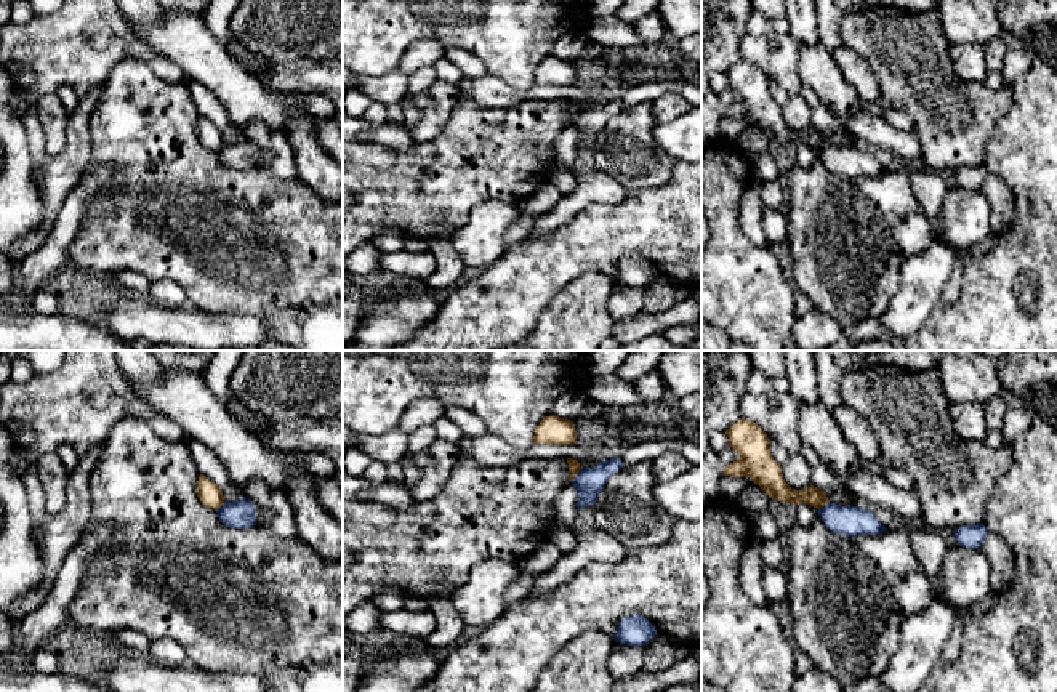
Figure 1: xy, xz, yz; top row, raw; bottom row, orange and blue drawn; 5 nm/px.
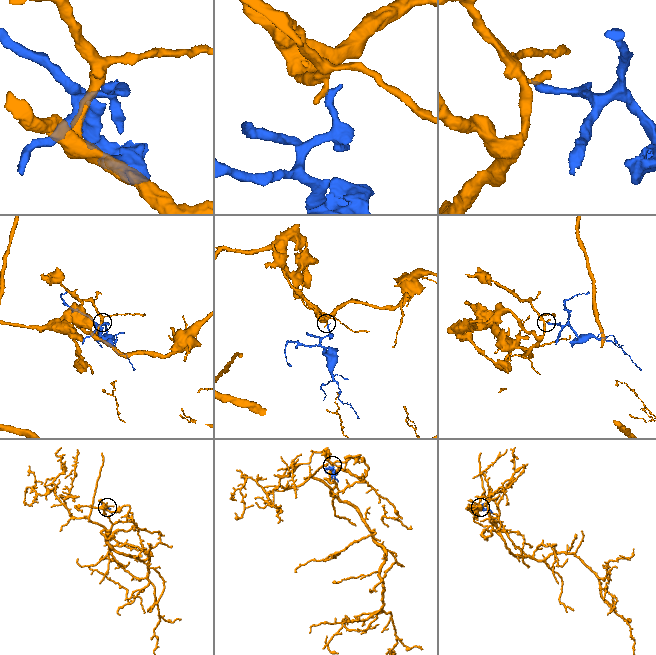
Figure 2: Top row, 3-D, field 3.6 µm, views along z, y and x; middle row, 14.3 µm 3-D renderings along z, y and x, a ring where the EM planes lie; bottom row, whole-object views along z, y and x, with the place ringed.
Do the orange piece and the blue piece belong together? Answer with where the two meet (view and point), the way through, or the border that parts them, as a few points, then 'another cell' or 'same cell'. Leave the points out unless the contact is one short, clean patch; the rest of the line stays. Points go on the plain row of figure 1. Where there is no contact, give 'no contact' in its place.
contact xz (577, 114); border xz (583, 109), (570, 122); another cell

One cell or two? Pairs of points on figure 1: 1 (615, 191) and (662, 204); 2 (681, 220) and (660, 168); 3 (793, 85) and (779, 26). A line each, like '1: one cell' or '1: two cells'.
1: two cells
2: two cells
3: two cells

